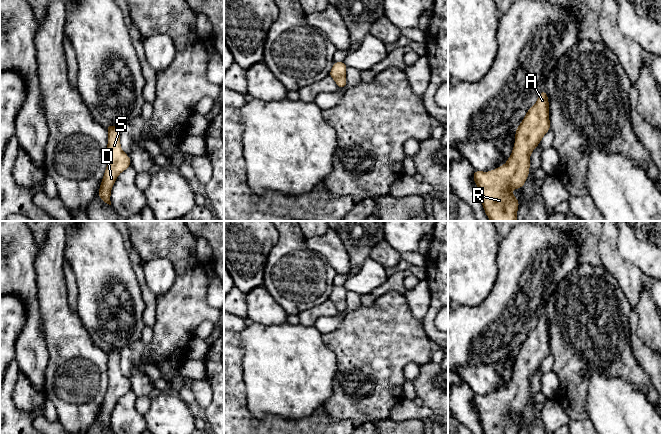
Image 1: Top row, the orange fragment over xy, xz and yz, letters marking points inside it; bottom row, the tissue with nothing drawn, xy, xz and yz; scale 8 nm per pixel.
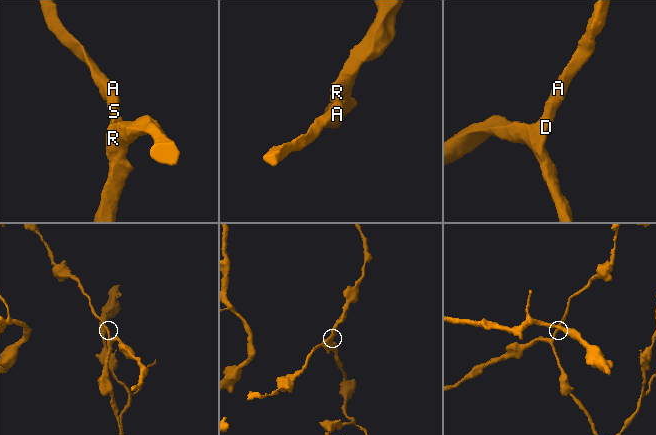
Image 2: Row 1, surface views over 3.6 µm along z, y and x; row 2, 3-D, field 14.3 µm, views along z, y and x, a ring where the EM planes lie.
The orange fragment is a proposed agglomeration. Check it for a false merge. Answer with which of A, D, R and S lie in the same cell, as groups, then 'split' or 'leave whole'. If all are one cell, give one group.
groups A D R S; leave whole

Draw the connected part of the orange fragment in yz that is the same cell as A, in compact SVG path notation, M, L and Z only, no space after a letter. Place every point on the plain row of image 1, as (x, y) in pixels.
M542 314L536 328L528 334L523 345L516 353L515 369L507 386L499 392L490 394L487 397L475 394L473 398L473 404L478 411L484 434L518 434L519 426L512 418L511 413L523 411L529 399L529 381L549 354L549 326L547 317L545 314Z

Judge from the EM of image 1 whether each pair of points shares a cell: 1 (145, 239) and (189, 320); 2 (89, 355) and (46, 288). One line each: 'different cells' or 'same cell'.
1: same cell
2: same cell

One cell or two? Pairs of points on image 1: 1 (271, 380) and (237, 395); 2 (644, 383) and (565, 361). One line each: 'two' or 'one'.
1: two
2: one

